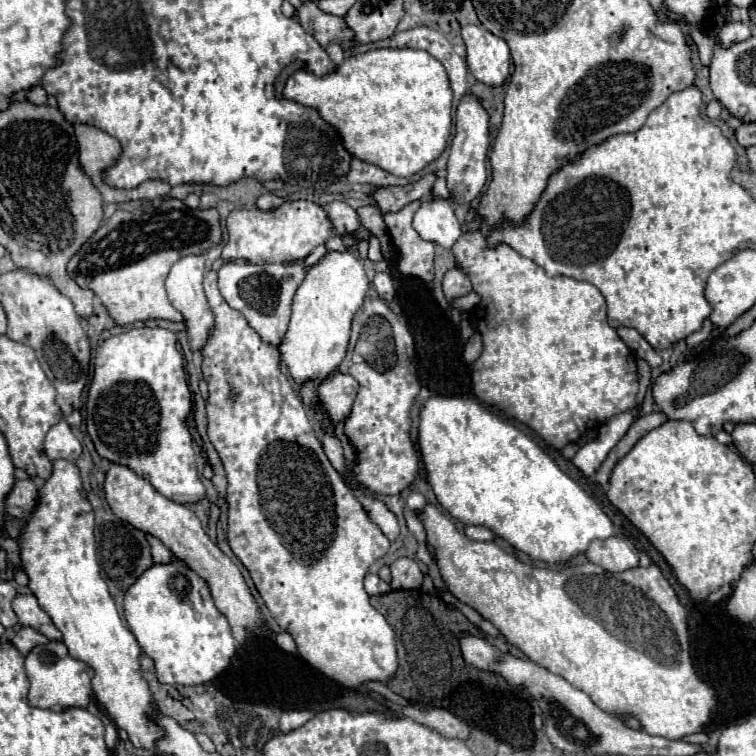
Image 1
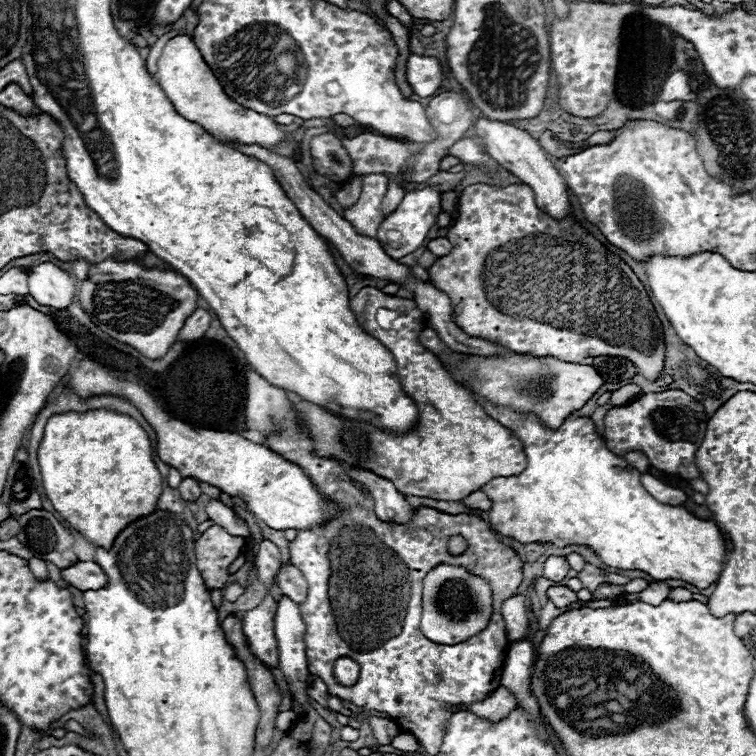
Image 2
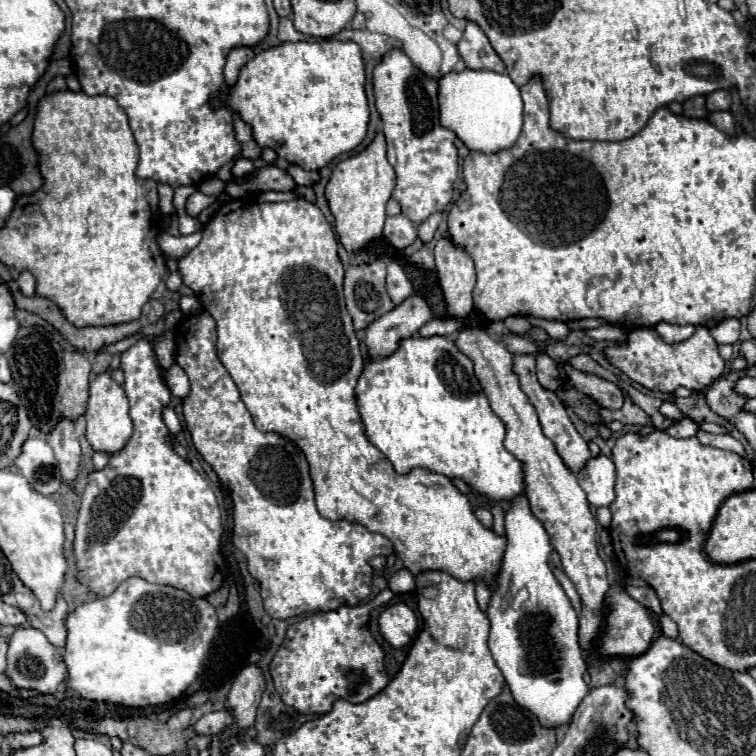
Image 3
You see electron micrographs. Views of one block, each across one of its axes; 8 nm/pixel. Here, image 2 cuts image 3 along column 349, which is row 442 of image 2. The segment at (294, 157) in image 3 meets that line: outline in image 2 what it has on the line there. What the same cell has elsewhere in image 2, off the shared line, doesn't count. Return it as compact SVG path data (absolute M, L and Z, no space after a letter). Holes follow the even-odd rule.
M88 410L88 412L62 412L54 414L44 430L44 438L38 448L38 466L42 474L42 486L60 512L60 516L88 538L90 544L112 548L118 532L132 520L150 514L162 494L162 476L152 460L152 442L146 430L128 414L114 410Z

